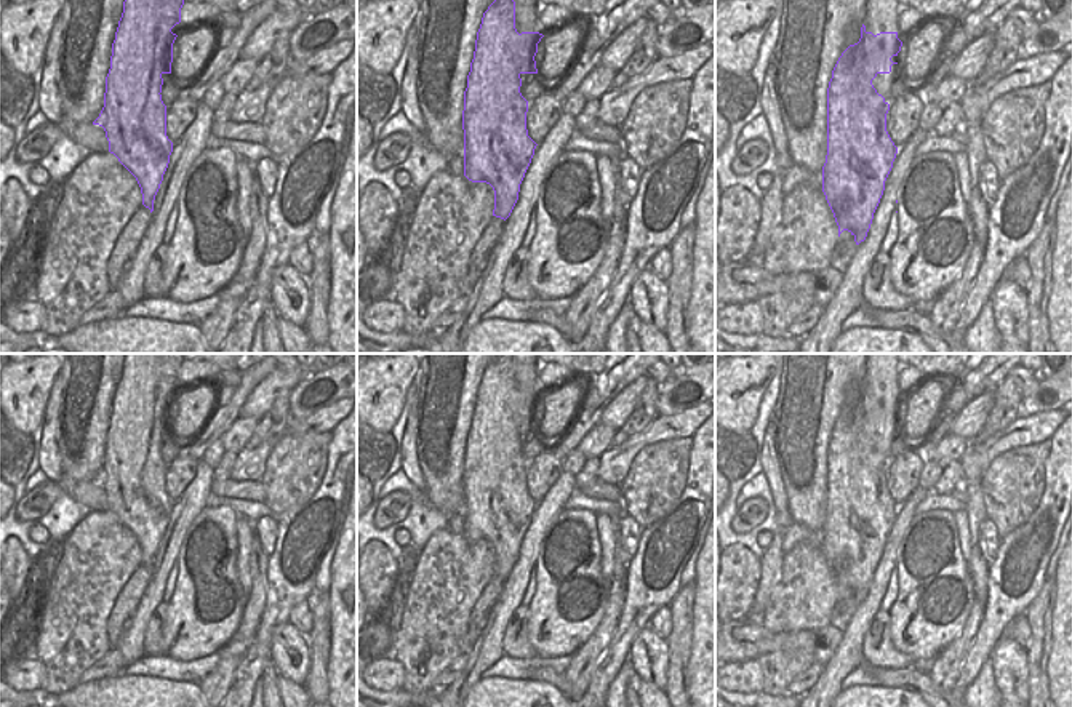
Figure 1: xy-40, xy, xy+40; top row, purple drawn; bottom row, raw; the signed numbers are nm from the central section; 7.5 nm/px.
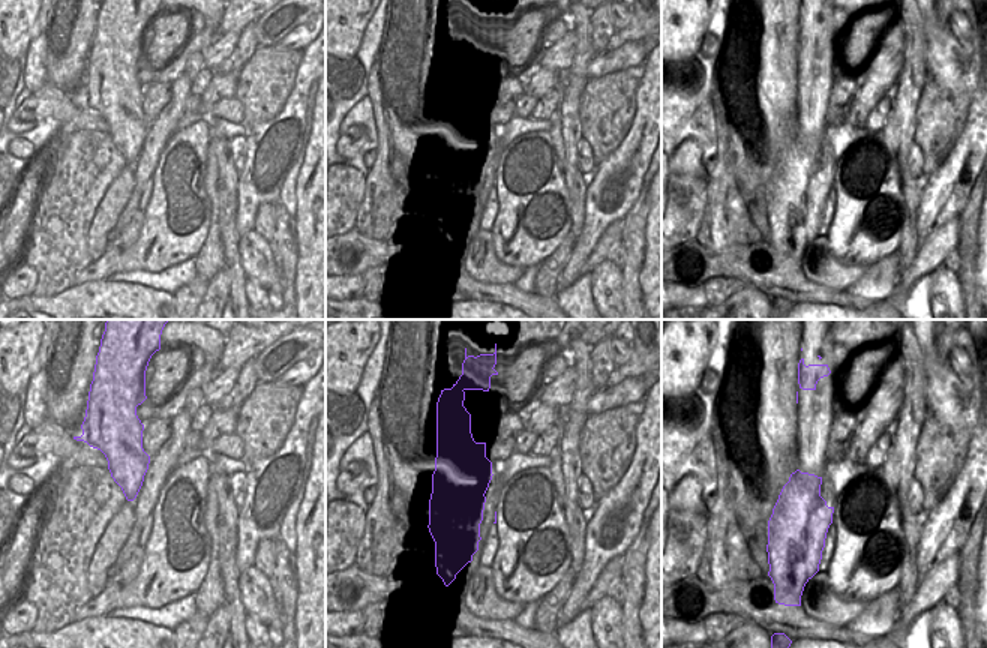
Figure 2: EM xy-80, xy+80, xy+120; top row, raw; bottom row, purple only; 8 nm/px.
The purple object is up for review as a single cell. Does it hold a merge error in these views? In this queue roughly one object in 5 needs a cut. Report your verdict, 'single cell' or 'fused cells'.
single cell

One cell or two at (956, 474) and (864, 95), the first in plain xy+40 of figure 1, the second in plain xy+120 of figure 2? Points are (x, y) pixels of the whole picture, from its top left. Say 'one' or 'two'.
two

